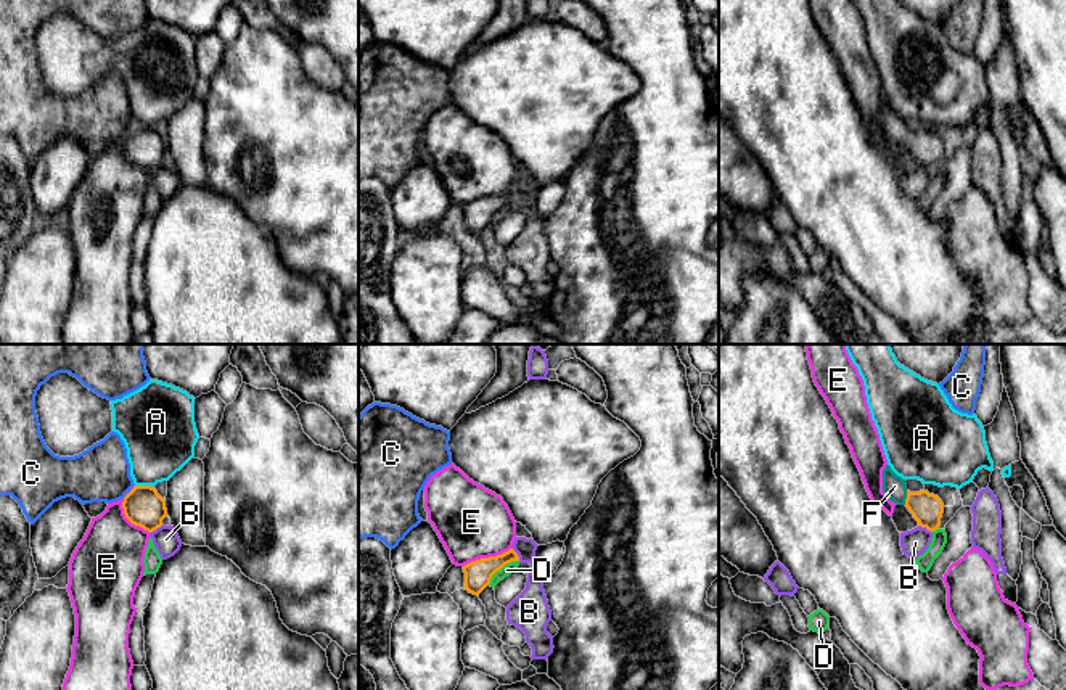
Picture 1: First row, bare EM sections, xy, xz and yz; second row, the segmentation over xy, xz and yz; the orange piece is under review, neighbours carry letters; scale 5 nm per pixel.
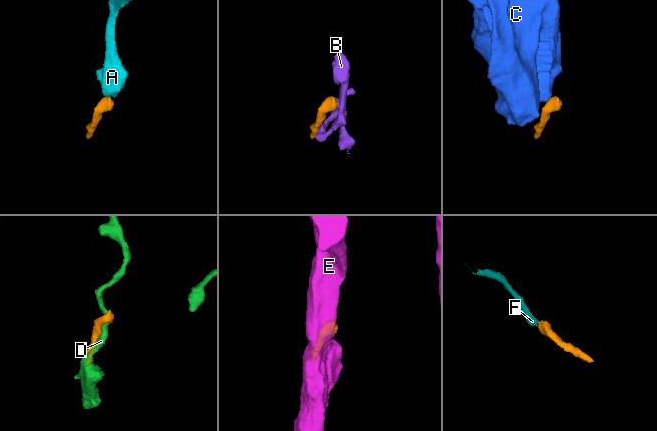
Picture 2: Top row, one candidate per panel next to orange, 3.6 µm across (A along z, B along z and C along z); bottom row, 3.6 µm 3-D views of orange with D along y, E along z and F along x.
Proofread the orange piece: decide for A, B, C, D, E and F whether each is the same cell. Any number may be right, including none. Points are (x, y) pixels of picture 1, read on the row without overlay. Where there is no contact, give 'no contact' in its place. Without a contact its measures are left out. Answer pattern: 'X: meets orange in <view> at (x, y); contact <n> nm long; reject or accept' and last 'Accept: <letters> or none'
A: meets orange in xy at (143, 126); contact 90 nm long; reject
B: meets orange in yz at (925, 166); contact 80 nm long; reject
C: no contact; reject
D: meets orange in xz at (500, 208); contact 200 nm long; reject
E: meets orange in xz at (489, 197); contact 260 nm long; reject
F: meets orange in yz at (907, 137); contact 70 nm long; accept
Accept: F

